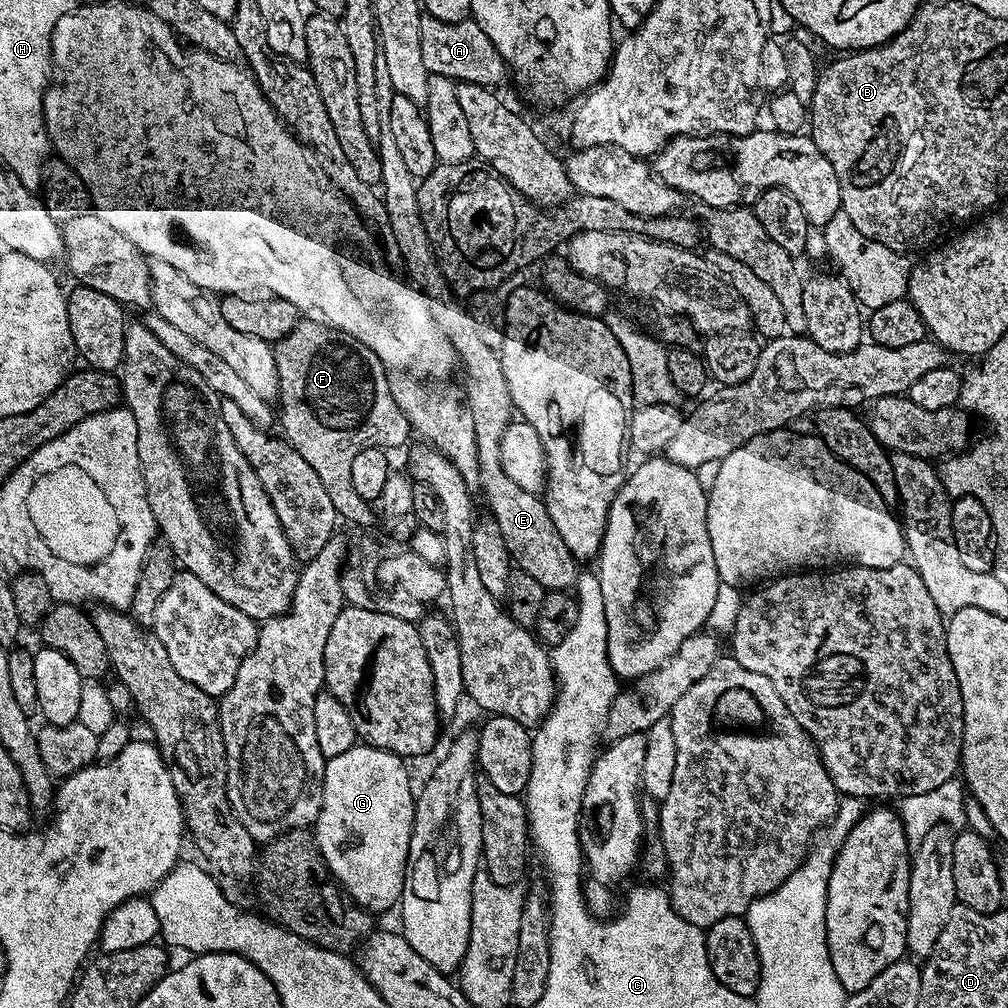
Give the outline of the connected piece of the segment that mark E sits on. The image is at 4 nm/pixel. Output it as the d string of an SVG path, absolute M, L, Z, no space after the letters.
M385 146L379 149L379 154L382 199L386 206L386 214L390 218L390 230L396 243L395 251L400 252L400 260L404 263L403 271L407 279L419 288L421 294L428 300L434 322L438 322L438 326L452 343L459 367L461 369L464 367L464 372L468 375L466 393L470 411L474 416L478 468L481 471L480 490L485 494L486 502L490 506L491 519L497 522L511 561L518 568L526 571L526 574L533 575L545 591L571 591L576 587L580 566L570 554L570 550L567 550L562 536L558 534L548 507L537 493L522 489L522 486L518 486L506 475L506 470L502 470L502 434L514 419L514 409L510 390L506 387L506 376L502 374L497 349L482 342L474 318L470 318L467 307L452 291L451 285L439 268L435 250L431 246L430 238L427 237L426 227L423 226L422 214L419 213L416 193L418 181L410 174L410 169L402 159L402 153L394 147Z

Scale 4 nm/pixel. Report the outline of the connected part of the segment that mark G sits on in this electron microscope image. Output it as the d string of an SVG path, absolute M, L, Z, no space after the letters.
M357 746L346 750L346 754L331 757L324 765L322 810L314 825L316 844L332 872L333 881L361 908L367 908L373 914L384 912L387 908L395 909L399 905L404 877L408 874L408 851L416 801L404 764L405 761L392 752Z

